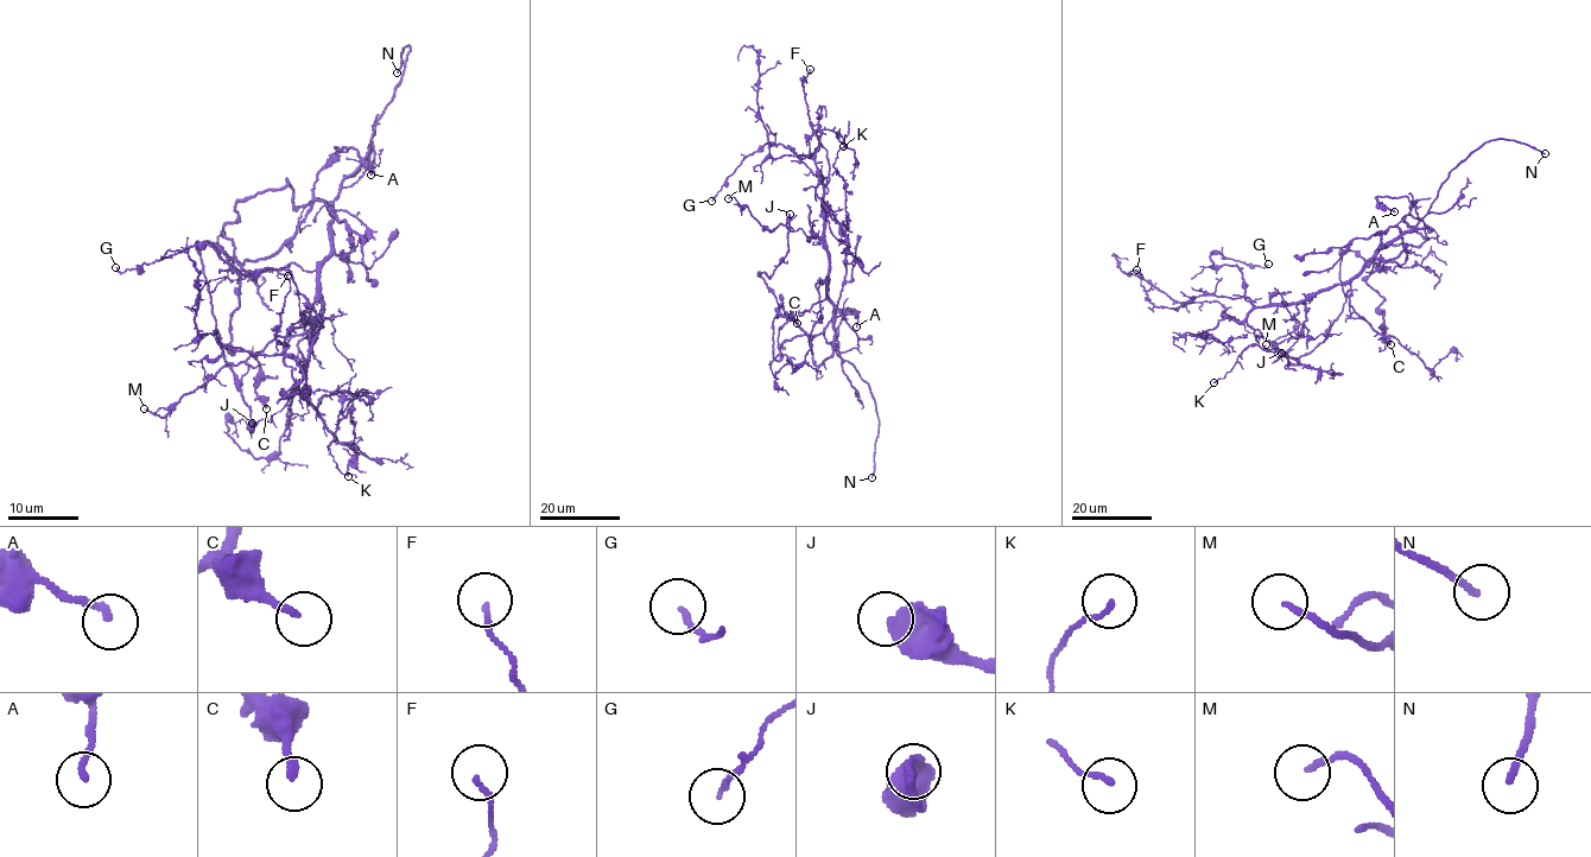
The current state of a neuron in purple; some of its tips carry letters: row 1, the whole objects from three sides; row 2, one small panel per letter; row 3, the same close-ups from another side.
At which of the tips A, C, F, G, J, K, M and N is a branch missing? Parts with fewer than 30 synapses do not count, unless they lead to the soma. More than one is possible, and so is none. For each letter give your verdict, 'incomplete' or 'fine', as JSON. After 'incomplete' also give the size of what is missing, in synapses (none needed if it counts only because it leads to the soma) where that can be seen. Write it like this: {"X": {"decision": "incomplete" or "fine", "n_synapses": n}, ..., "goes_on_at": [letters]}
{"A": {"decision": "fine"}, "C": {"decision": "fine"}, "F": {"decision": "fine"}, "G": {"decision": "fine"}, "J": {"decision": "fine"}, "K": {"decision": "fine"}, "M": {"decision": "fine"}, "N": {"decision": "incomplete"}, "goes_on_at": ["N"]}

